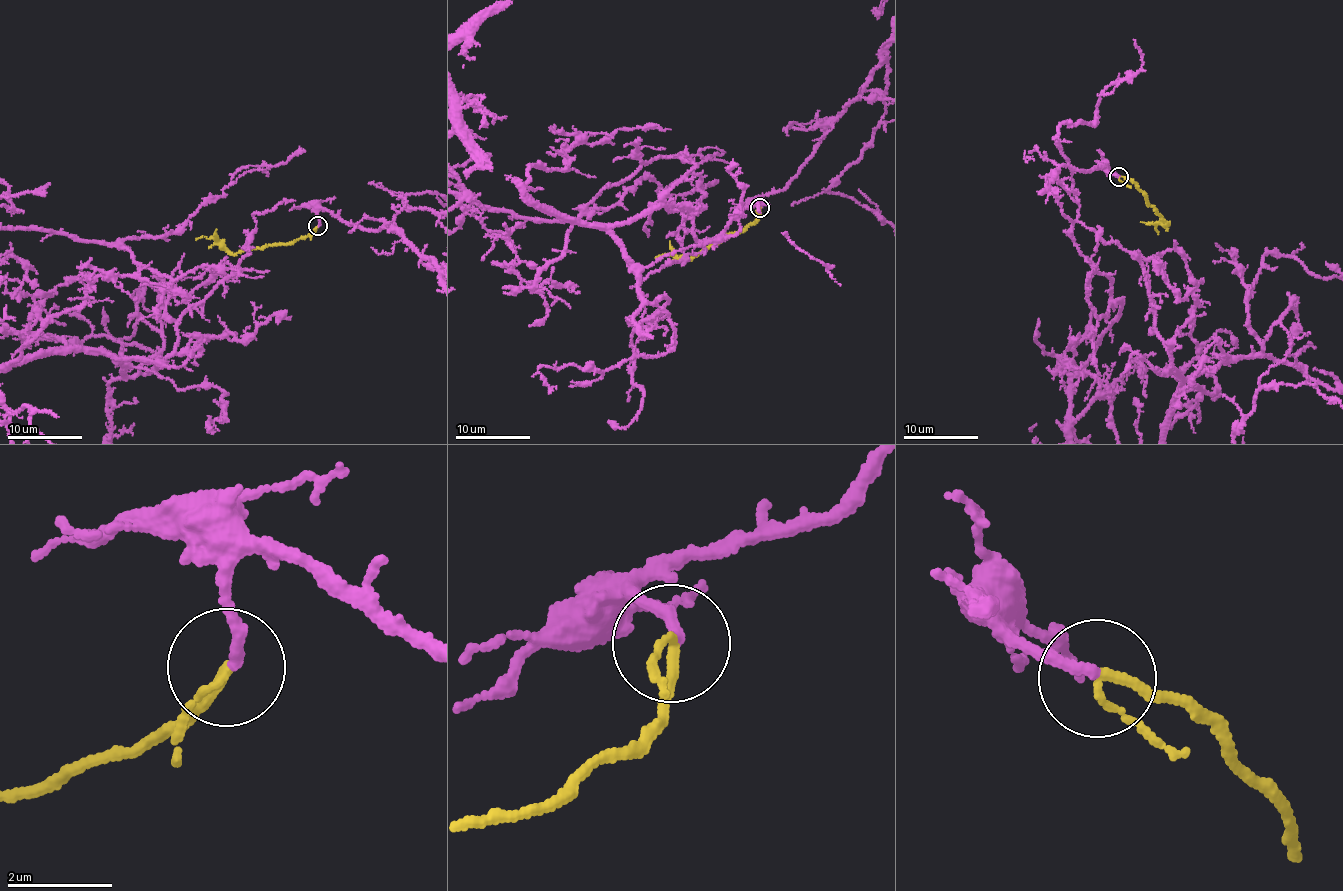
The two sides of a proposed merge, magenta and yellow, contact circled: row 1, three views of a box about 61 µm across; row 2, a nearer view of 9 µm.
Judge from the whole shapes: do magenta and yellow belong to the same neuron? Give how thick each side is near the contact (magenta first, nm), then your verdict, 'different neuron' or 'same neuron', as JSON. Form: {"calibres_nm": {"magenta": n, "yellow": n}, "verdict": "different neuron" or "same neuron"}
{"calibres_nm": {"magenta": 220, "yellow": 150}, "verdict": "same neuron"}

